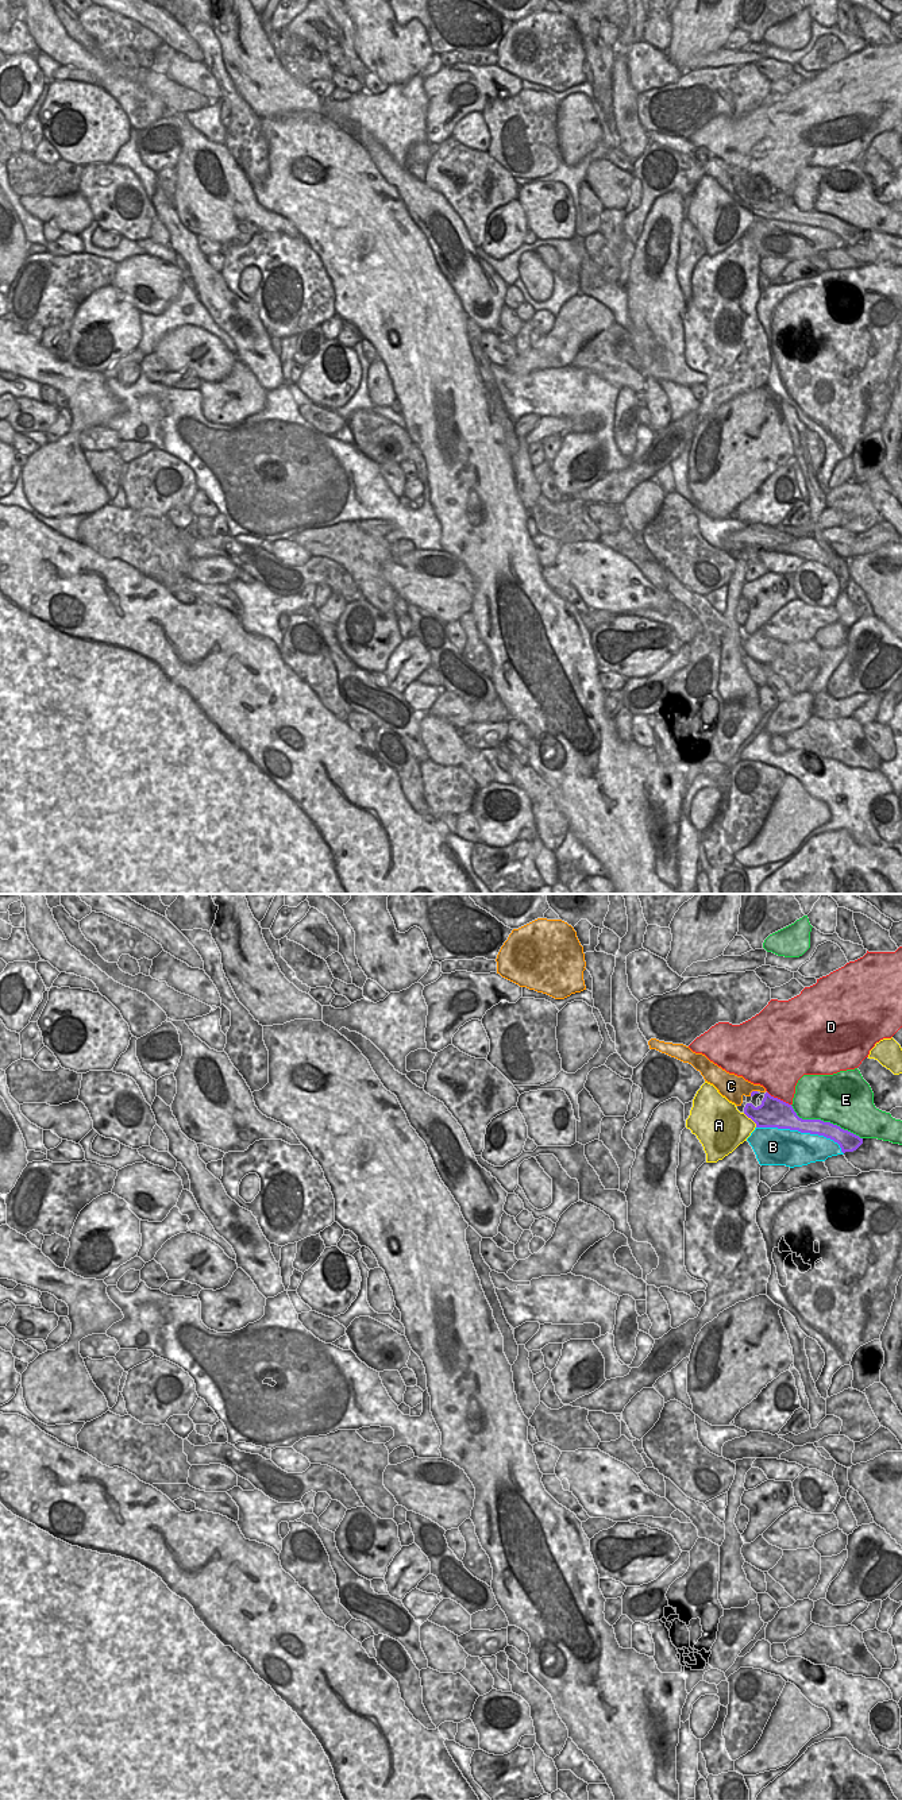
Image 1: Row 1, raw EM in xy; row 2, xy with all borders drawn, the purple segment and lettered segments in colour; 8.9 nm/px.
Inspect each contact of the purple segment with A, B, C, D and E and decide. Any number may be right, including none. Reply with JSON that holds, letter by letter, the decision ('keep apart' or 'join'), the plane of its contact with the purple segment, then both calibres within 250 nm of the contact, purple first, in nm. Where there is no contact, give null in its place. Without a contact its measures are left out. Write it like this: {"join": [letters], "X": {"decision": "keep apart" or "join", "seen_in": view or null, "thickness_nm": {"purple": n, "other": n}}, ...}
{"join": ["C"], "A": {"decision": "keep apart", "seen_in": "xy", "thickness_nm": {"purple": 260, "other": 400}}, "B": {"decision": "keep apart", "seen_in": "xy", "thickness_nm": {"purple": 240, "other": 340}}, "C": {"decision": "join", "seen_in": "xy", "thickness_nm": {"purple": 30, "other": 220}}, "D": {"decision": "keep apart", "seen_in": "xy", "thickness_nm": {"purple": 260, "other": 380}}, "E": {"decision": "keep apart", "seen_in": "xy", "thickness_nm": {"purple": 160, "other": 460}}}

